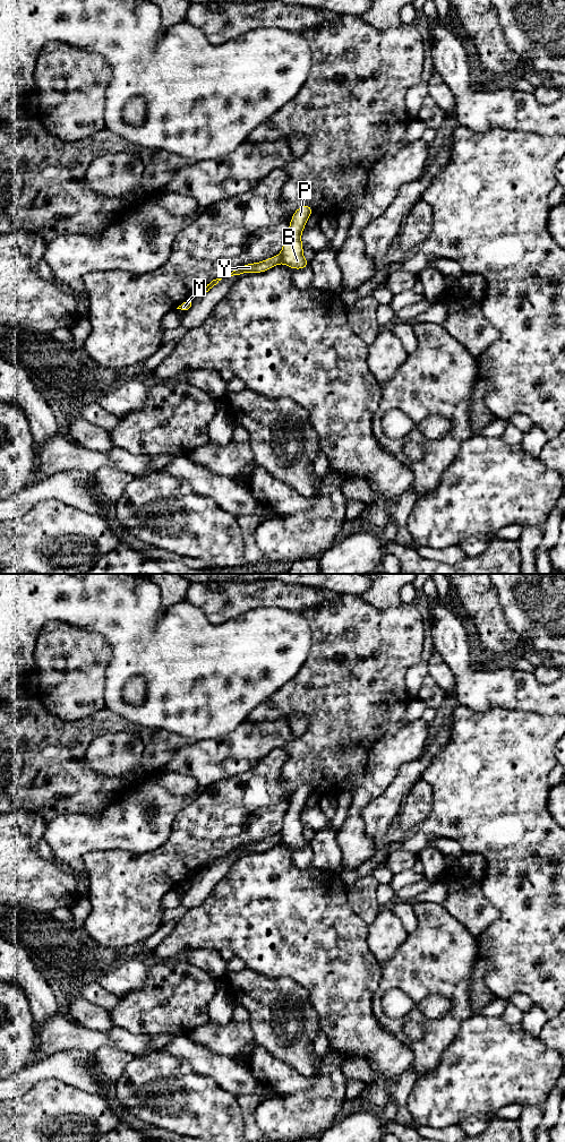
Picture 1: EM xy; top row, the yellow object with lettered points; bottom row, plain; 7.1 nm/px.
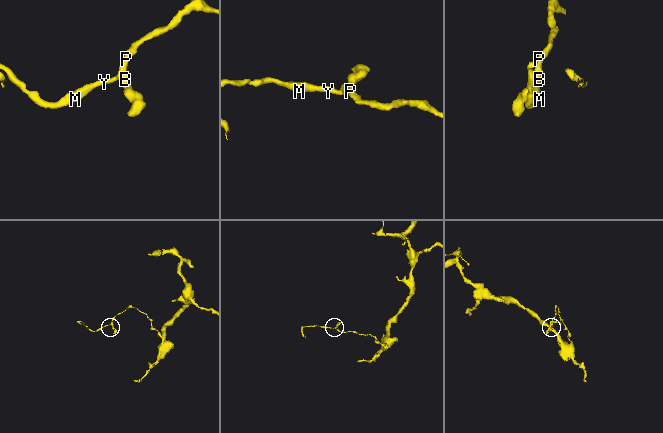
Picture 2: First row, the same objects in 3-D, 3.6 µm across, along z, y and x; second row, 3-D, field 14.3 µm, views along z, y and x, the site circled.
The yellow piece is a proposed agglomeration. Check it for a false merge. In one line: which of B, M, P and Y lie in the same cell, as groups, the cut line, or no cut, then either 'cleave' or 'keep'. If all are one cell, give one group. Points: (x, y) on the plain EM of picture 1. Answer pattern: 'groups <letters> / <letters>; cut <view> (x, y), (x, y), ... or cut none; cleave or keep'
groups B P / M Y; cut xy (280, 833), (282, 841); cleave

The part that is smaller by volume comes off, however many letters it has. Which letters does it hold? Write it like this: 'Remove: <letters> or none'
Remove: M, Y

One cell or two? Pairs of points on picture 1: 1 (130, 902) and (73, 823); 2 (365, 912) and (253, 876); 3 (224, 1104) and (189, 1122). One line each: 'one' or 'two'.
1: two
2: two
3: one

